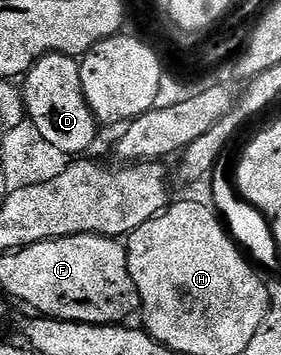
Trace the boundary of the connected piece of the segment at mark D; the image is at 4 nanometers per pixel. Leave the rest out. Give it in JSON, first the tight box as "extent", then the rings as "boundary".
{"extent":[23,53,99,155],"boundary":[[[48,53],[40,57],[23,78],[23,100],[27,119],[39,129],[40,134],[43,135],[44,139],[47,139],[48,143],[54,147],[59,147],[68,155],[88,154],[89,148],[97,137],[99,122],[85,98],[83,79],[81,78],[81,63],[78,58],[68,57],[62,53]]]}

